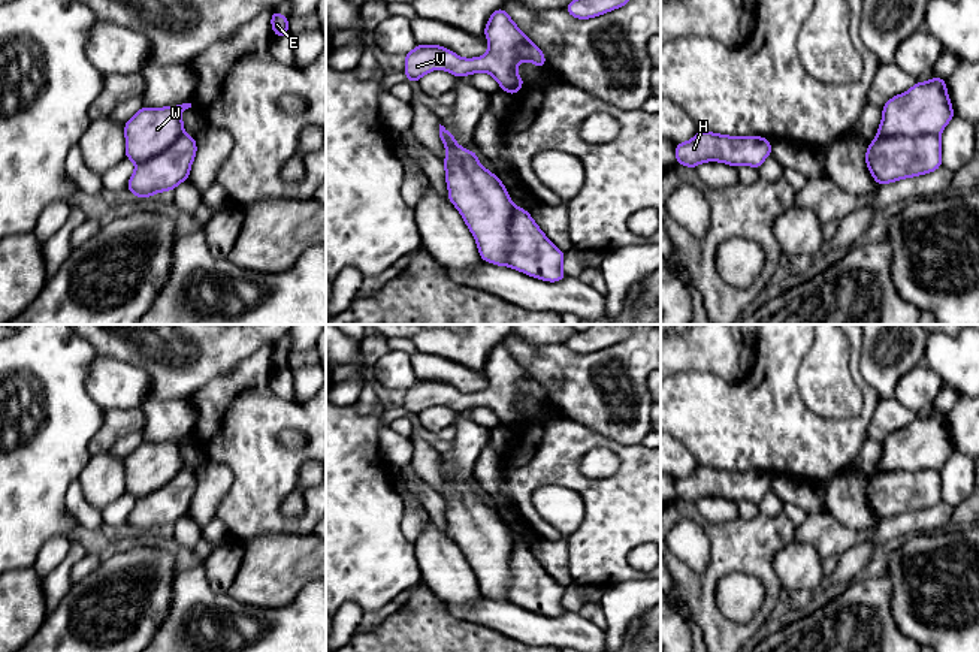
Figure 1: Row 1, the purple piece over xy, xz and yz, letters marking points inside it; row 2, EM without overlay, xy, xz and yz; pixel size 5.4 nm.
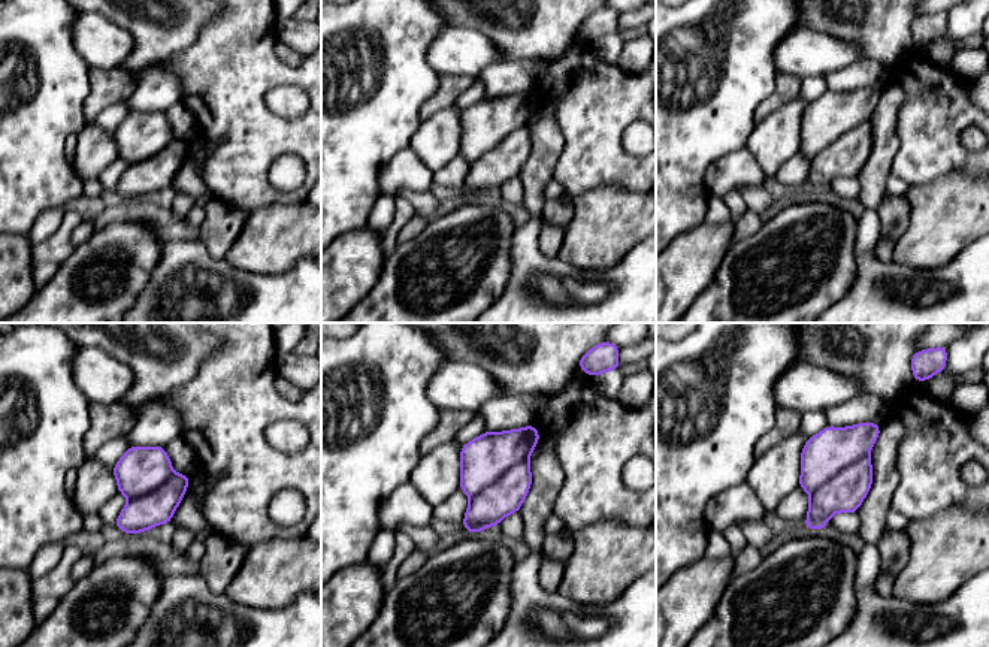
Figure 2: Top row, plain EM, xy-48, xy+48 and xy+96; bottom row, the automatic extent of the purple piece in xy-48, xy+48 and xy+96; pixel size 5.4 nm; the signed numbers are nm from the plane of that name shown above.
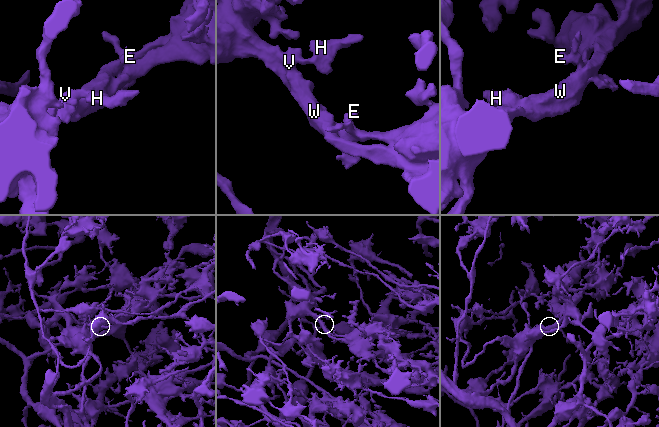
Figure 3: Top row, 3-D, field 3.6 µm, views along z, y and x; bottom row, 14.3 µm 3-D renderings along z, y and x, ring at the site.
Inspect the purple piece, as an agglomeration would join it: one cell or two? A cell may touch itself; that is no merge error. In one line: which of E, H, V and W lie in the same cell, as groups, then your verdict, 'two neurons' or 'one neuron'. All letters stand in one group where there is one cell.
groups E H V W; one neuron

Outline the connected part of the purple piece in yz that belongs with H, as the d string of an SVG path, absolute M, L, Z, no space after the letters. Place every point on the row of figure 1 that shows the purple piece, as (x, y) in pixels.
M699 130L688 142L676 144L676 162L688 167L697 167L704 162L720 162L731 166L747 164L759 169L771 156L771 144L759 136L726 136Z

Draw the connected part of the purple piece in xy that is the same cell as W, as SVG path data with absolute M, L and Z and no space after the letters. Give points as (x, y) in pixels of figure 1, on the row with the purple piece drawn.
M193 99L179 106L143 106L124 124L126 159L136 163L127 190L136 197L170 191L188 179L197 145L184 133L182 109L196 109Z

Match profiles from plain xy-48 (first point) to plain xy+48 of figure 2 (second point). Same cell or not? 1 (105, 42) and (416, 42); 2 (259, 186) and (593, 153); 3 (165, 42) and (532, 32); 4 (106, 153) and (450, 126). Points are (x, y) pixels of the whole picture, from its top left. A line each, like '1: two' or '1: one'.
1: two
2: one
3: one
4: one

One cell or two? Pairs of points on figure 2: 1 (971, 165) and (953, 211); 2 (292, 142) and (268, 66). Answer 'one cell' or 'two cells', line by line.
1: two cells
2: one cell

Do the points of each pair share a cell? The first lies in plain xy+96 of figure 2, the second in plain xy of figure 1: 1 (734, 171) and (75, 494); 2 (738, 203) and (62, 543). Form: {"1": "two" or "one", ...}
{"1": "one", "2": "two"}

